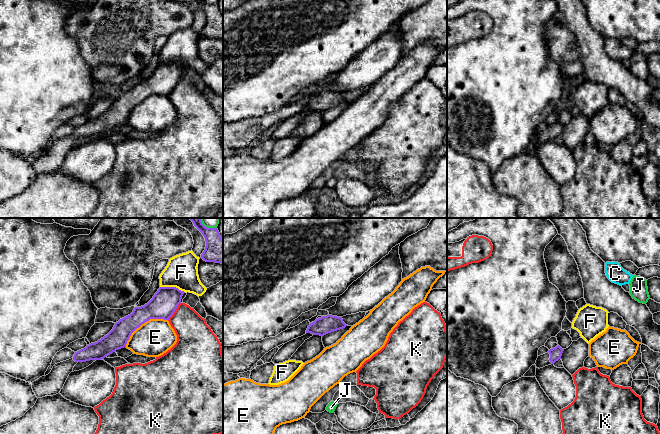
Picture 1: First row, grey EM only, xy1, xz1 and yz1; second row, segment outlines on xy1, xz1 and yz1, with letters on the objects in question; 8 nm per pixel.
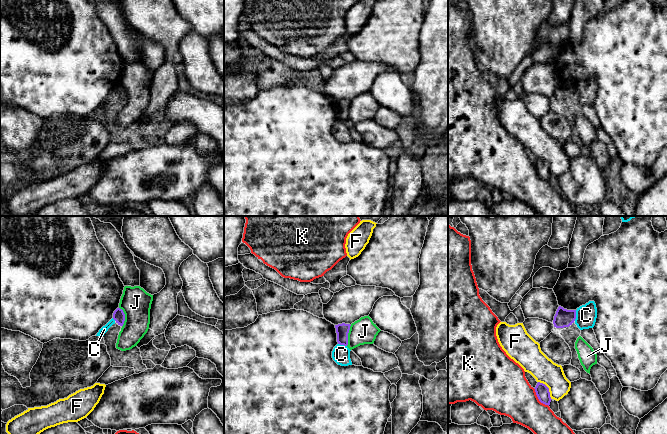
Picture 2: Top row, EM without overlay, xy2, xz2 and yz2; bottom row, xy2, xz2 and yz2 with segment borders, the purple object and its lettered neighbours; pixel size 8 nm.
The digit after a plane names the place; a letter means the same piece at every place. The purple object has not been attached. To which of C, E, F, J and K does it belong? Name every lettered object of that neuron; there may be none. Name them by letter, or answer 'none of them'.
none of them

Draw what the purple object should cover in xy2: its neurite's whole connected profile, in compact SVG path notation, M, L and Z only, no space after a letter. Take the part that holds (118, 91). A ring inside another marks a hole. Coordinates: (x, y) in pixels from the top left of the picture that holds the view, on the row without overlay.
M117 84L113 89L113 95L116 97L116 99L120 102L123 102L125 97L125 90L122 85Z

